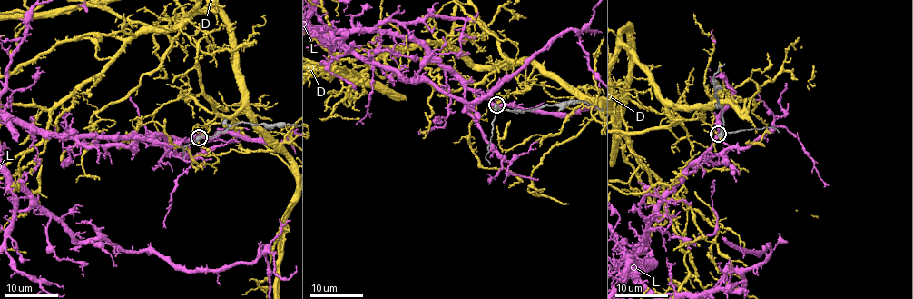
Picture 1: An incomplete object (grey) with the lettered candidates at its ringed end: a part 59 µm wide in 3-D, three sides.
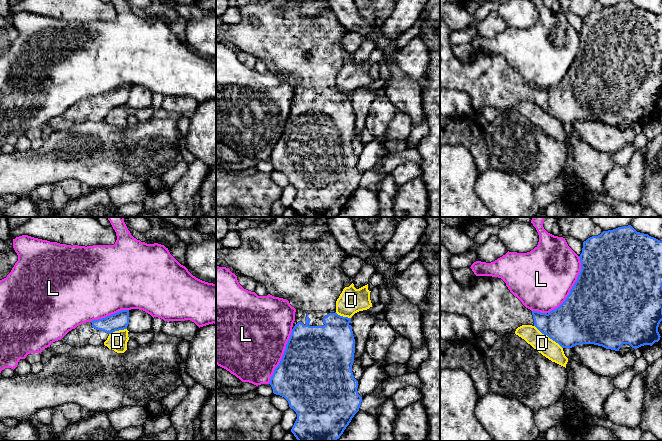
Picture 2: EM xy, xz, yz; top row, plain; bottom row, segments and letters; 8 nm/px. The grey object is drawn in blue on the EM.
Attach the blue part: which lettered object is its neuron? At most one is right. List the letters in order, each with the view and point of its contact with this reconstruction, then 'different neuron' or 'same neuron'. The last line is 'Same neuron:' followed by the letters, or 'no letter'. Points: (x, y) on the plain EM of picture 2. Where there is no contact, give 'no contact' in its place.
D: contact yz (548, 112); different neuron
L: contact yz (573, 62); different neuron
Same neuron: no letter

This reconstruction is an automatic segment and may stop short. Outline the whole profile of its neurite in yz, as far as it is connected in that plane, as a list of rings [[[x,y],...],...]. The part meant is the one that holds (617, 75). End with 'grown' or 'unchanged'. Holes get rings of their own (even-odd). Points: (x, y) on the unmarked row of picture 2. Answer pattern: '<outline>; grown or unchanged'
[[[631,1],[603,7],[583,18],[577,57],[565,77],[548,90],[526,84],[501,54],[476,52],[470,61],[458,59],[450,42],[451,32],[440,20],[440,87],[469,94],[475,115],[487,106],[502,112],[514,110],[522,101],[532,101],[562,124],[594,120],[619,127],[623,120],[636,125],[660,116],[662,17],[637,8]]]; grown

